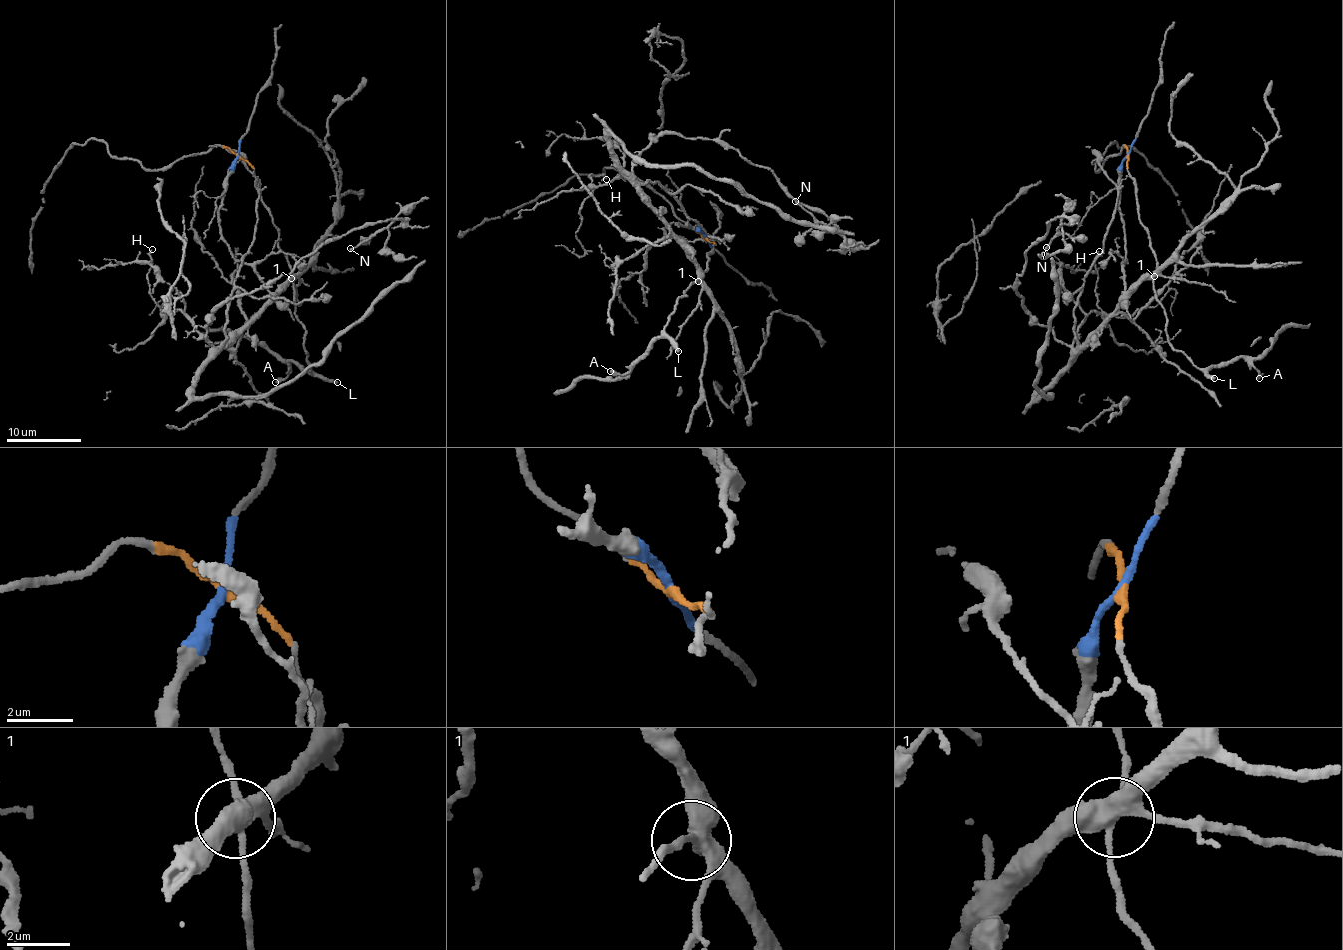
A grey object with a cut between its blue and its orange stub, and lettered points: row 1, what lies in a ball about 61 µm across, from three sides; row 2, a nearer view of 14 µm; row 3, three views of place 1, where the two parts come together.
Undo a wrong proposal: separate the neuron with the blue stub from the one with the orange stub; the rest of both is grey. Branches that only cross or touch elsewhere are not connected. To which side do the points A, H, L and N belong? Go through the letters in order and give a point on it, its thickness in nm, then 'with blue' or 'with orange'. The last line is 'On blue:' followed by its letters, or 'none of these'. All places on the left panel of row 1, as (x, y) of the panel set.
A: place (275, 382); calibre 280 nm; with orange
H: place (152, 249); calibre 140 nm; with blue
L: place (337, 382); calibre 380 nm; with orange
N: place (350, 248); calibre 170 nm; with blue
On blue: H, N

